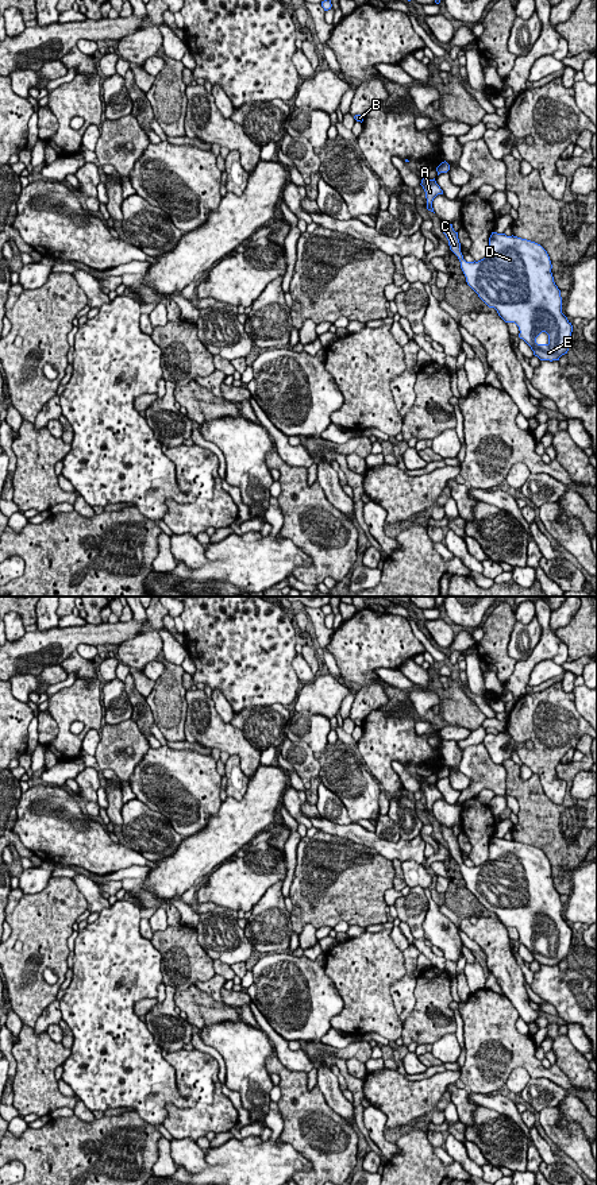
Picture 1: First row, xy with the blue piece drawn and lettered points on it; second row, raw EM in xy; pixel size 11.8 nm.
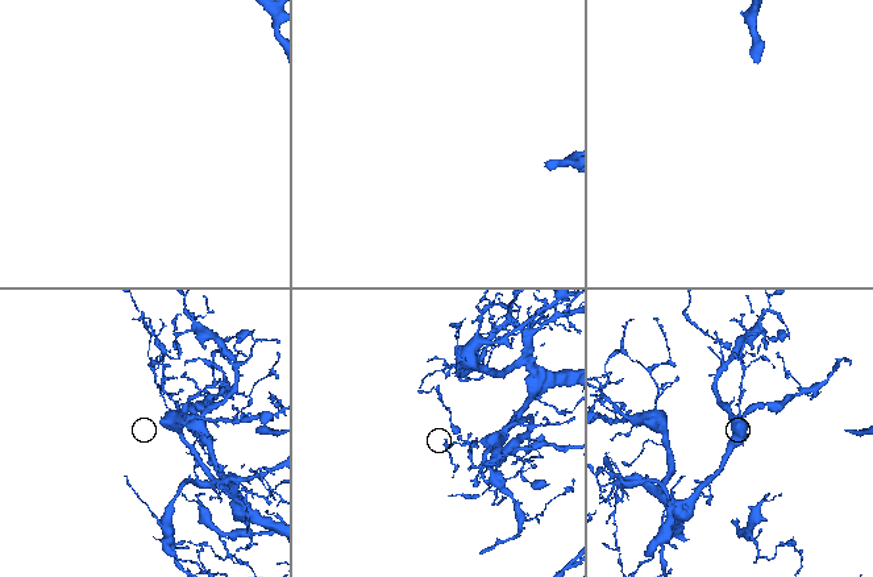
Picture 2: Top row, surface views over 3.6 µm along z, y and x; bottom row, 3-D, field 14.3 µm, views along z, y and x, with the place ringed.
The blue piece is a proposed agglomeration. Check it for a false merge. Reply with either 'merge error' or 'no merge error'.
no merge error

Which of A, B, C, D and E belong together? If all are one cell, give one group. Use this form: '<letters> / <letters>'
A B C D E

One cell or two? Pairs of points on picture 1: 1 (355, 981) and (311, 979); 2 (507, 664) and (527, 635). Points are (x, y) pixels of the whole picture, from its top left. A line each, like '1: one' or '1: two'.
1: two
2: two

